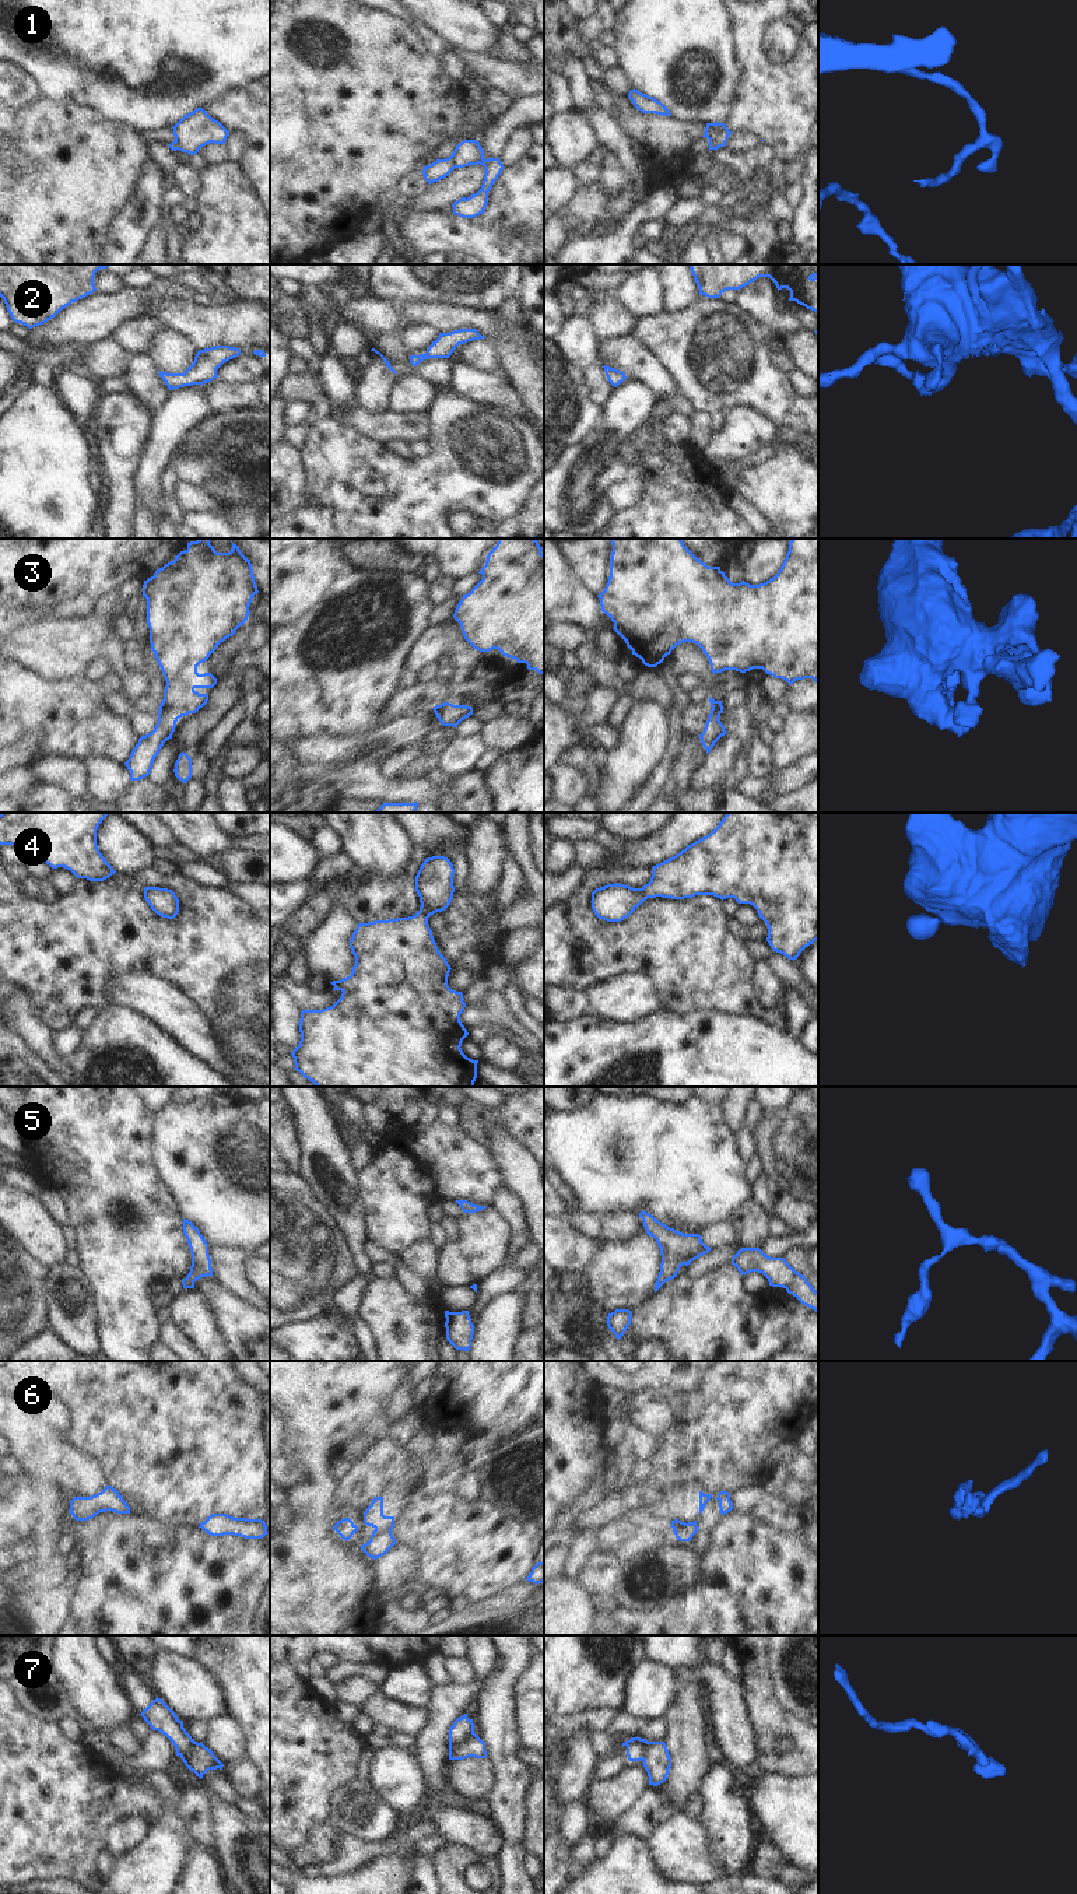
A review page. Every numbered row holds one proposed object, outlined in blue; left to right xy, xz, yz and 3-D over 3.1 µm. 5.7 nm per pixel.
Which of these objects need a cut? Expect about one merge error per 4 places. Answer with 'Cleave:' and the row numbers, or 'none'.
Cleave: 1, 7

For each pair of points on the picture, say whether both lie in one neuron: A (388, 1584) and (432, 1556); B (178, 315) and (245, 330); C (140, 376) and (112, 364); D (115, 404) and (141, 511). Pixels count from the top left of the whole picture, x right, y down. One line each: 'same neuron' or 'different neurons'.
A: different neurons
B: same neuron
C: different neurons
D: different neurons

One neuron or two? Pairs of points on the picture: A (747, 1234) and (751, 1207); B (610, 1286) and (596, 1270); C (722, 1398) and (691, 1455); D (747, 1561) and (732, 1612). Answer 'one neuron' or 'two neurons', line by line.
A: one neuron
B: one neuron
C: one neuron
D: one neuron

